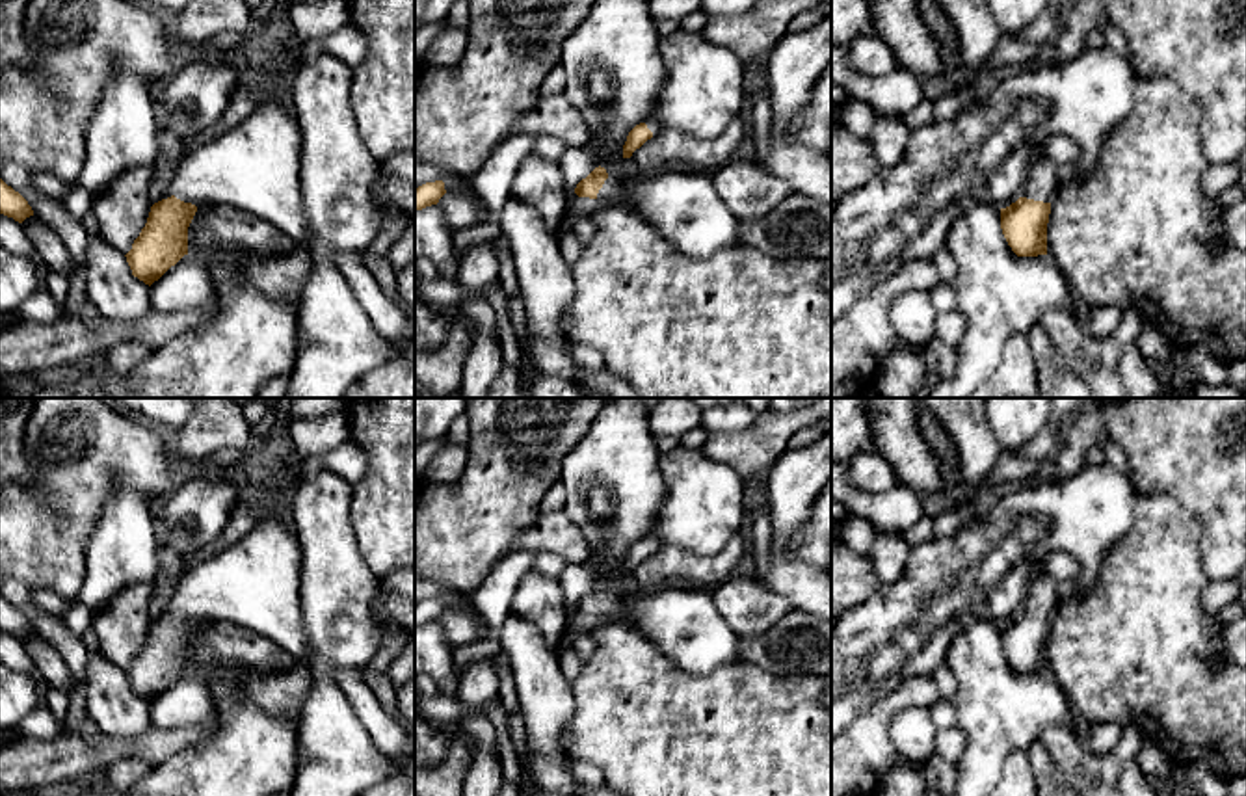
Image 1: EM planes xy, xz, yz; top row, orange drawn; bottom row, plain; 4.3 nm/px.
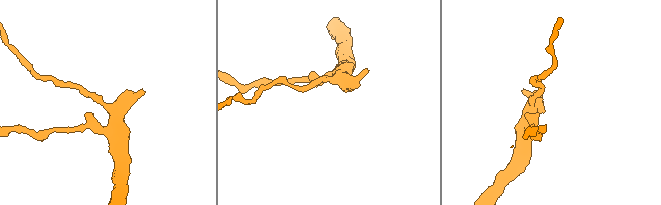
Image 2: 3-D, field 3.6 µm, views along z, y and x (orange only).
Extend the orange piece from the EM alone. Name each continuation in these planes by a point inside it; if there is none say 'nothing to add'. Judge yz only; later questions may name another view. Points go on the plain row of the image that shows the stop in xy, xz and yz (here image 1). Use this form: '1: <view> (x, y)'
1: yz (1042, 599)

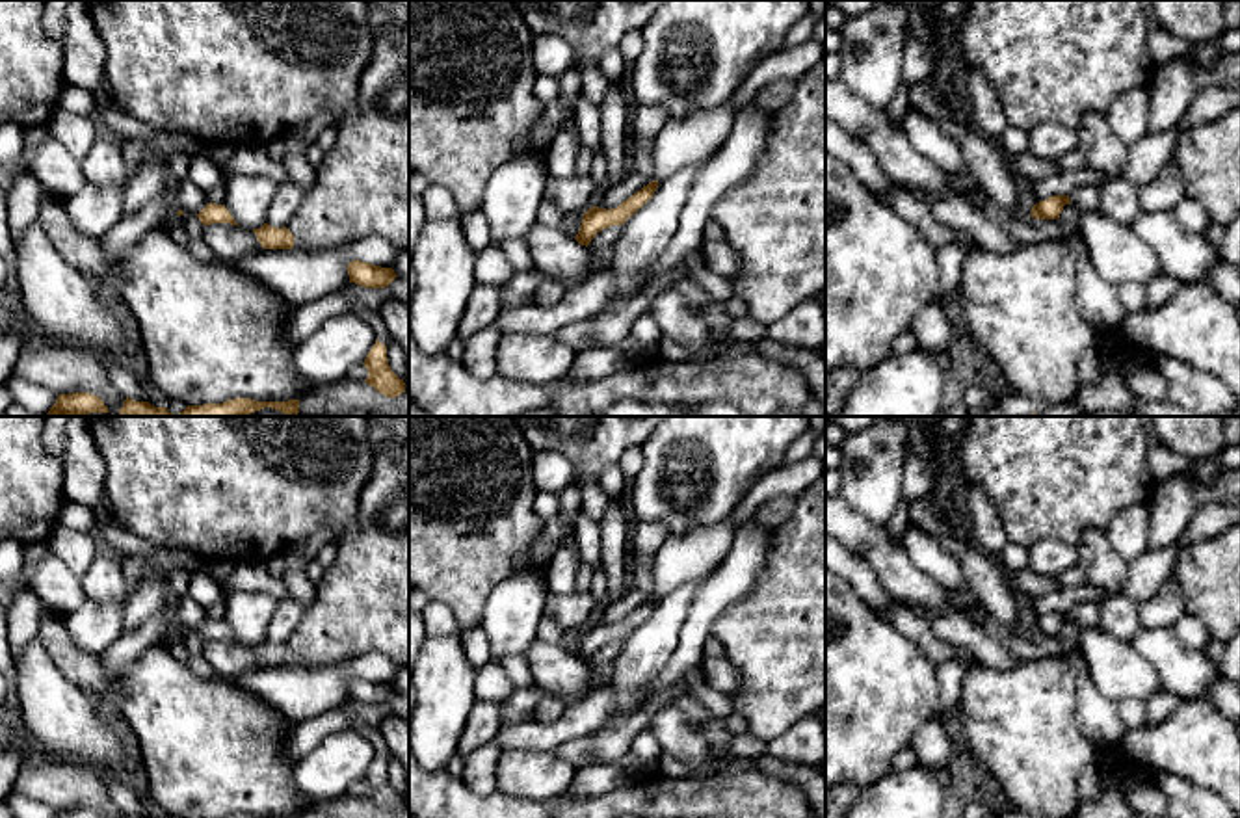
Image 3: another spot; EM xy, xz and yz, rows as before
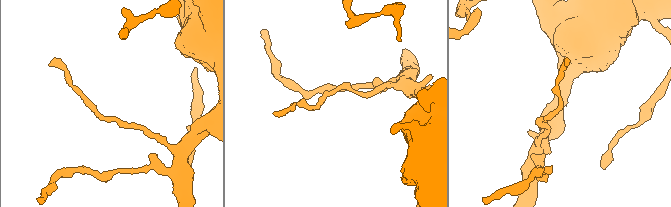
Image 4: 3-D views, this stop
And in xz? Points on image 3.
nothing to add

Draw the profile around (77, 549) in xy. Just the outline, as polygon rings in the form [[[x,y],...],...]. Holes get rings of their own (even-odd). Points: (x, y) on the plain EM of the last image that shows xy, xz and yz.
[[[58,524],[48,537],[48,548],[73,569],[76,578],[82,578],[99,554],[100,541],[95,534],[84,534]]]

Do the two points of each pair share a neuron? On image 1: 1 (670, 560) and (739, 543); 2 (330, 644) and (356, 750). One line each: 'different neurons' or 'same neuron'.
1: same neuron
2: same neuron

